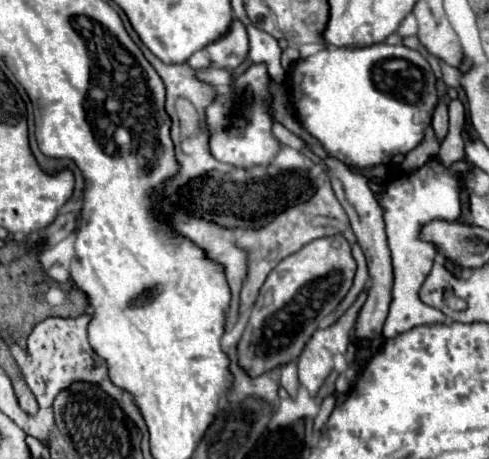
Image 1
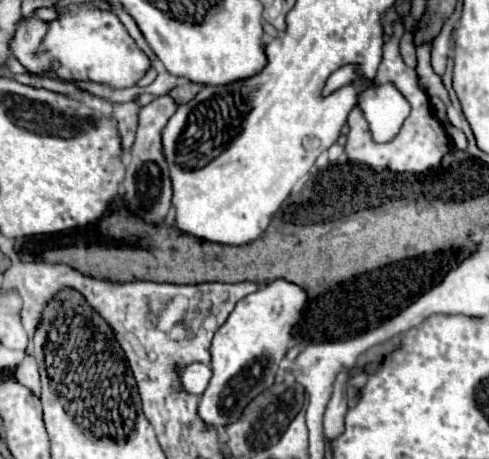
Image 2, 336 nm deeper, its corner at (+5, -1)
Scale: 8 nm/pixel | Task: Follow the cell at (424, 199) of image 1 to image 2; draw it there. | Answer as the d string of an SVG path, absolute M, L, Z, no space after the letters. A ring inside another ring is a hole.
M394 23L394 37L384 45L384 59L378 67L378 75L374 77L374 81L378 83L394 83L402 95L410 101L412 105L412 113L408 115L408 119L404 121L398 137L386 145L378 145L372 141L370 131L366 129L366 121L362 121L362 111L358 107L352 109L352 113L348 115L348 135L346 135L346 145L344 145L344 153L348 155L348 159L352 161L360 161L366 163L370 167L376 169L386 169L392 173L426 173L430 169L436 169L442 163L442 157L450 151L450 137L444 129L444 125L440 123L440 119L432 113L432 105L430 105L430 97L428 93L418 85L418 75L414 69L406 67L400 51L398 51L398 41L402 37L404 29L402 23Z

